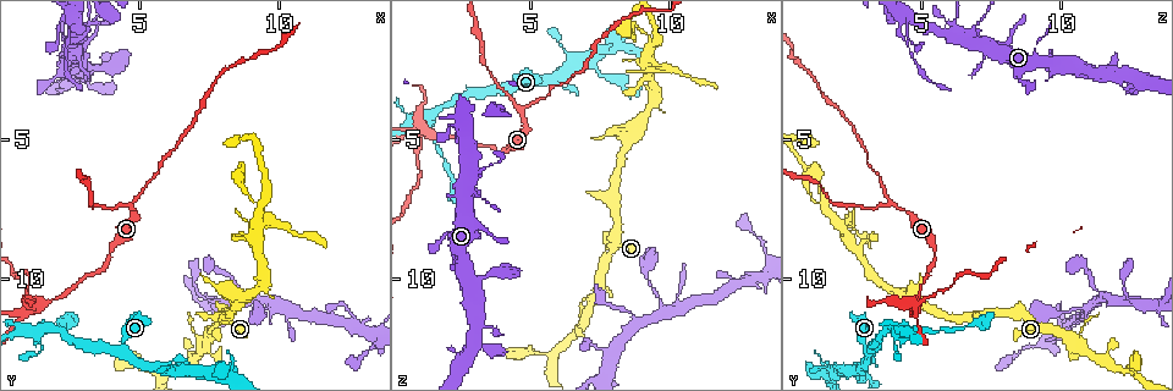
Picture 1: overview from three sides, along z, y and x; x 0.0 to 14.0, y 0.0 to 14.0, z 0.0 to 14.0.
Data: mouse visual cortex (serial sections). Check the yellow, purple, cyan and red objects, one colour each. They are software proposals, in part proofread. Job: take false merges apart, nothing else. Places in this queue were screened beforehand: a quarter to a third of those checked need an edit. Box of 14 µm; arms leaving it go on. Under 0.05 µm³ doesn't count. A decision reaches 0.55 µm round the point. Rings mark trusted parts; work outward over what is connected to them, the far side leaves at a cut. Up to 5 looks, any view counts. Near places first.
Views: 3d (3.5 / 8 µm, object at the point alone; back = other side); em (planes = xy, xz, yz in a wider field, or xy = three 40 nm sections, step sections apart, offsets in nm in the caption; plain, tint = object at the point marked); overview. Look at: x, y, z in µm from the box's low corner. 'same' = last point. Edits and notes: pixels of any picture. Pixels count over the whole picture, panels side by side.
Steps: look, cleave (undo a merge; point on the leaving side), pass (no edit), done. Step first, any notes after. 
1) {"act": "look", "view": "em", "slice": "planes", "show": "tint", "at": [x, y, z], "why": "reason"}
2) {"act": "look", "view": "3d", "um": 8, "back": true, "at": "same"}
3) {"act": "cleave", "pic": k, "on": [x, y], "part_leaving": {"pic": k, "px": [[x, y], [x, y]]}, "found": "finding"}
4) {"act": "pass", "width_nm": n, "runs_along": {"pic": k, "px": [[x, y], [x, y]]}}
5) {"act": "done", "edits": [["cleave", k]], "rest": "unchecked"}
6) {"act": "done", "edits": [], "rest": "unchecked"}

{"act": "look", "view": "3d", "um": 8, "at": [1.1, 10.9, 4.8], "why": "looks like a crossing"}

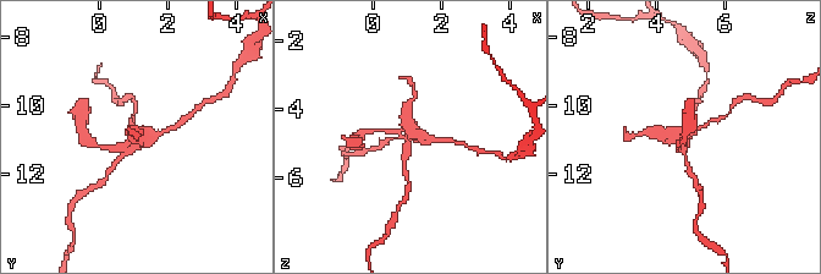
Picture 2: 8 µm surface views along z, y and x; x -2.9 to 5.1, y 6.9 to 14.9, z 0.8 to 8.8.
{"act": "look", "view": "em", "slice": "xy", "step": 3, "show": "tint", "at": [1.1, 10.9, 4.6]}

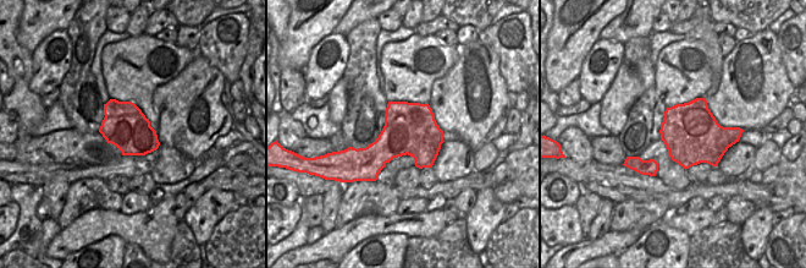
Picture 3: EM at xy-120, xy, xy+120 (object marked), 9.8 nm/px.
{"act": "cleave", "pic": 2, "on": [657, 135], "part_leaving": {"pic": 2, "px": [[675, 133], [645, 131], [628, 136]]}, "found": "two cells meet here"}

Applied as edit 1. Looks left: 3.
{"act": "look", "view": "3d", "um": 3.5, "at": [6.7, 13.2, 2.2], "why": "sharp bend"}

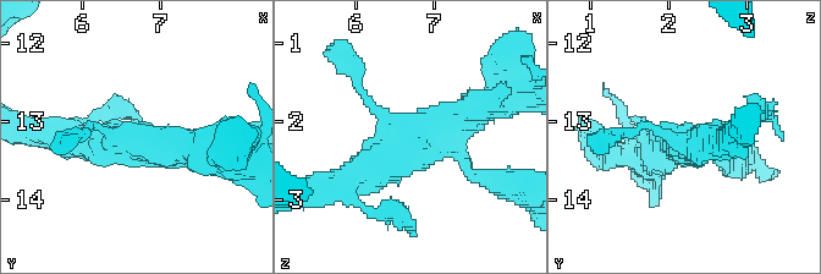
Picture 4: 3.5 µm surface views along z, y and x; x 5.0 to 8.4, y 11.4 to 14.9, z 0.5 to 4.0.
{"act": "pass", "runs_along": {"pic": 4, "px": [[346, 182], [485, 107]]}, "found": "continuous, no second cell"}

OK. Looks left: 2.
{"act": "done", "edits": [["cleave", 2]], "rest": "unchecked"}

